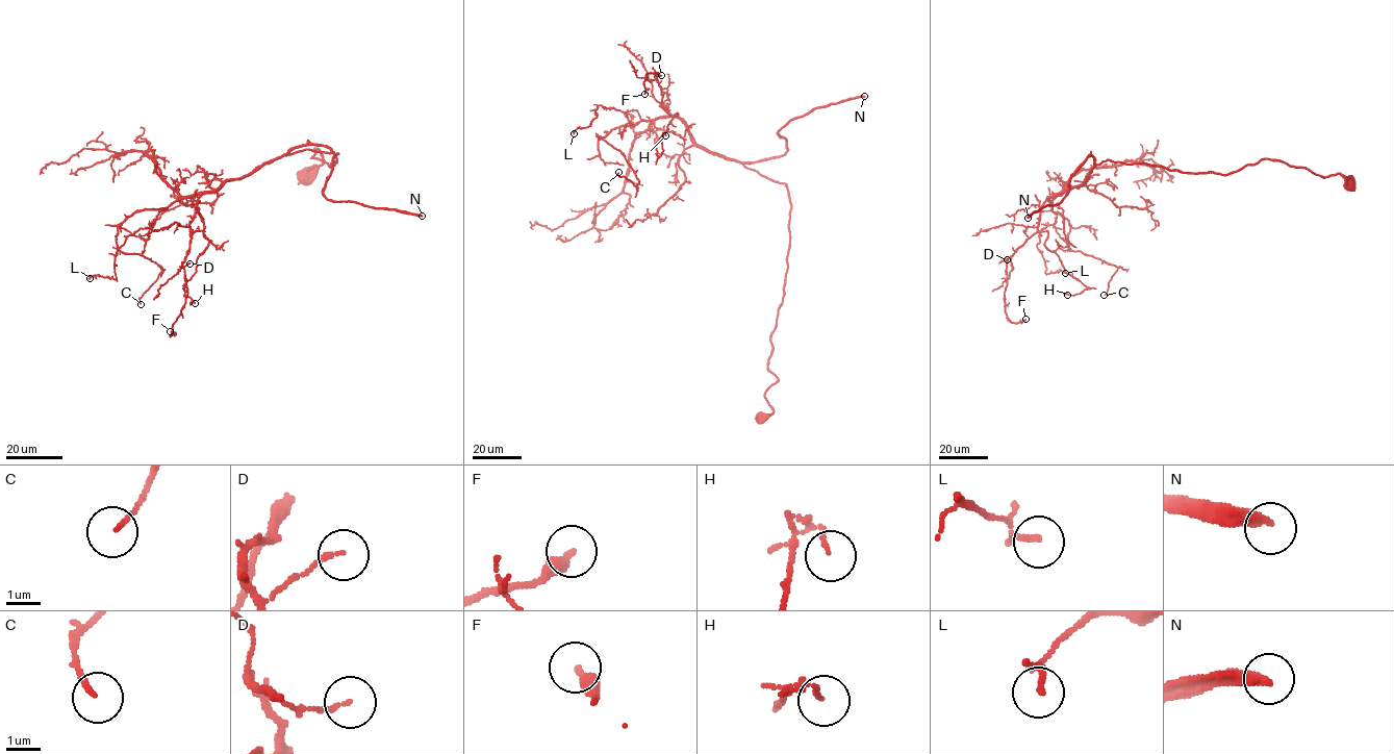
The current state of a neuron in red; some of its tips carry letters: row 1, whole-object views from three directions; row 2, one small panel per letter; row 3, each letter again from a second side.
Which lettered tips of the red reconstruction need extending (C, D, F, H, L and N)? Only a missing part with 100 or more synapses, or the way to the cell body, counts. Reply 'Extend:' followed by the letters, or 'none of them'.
Extend: N

